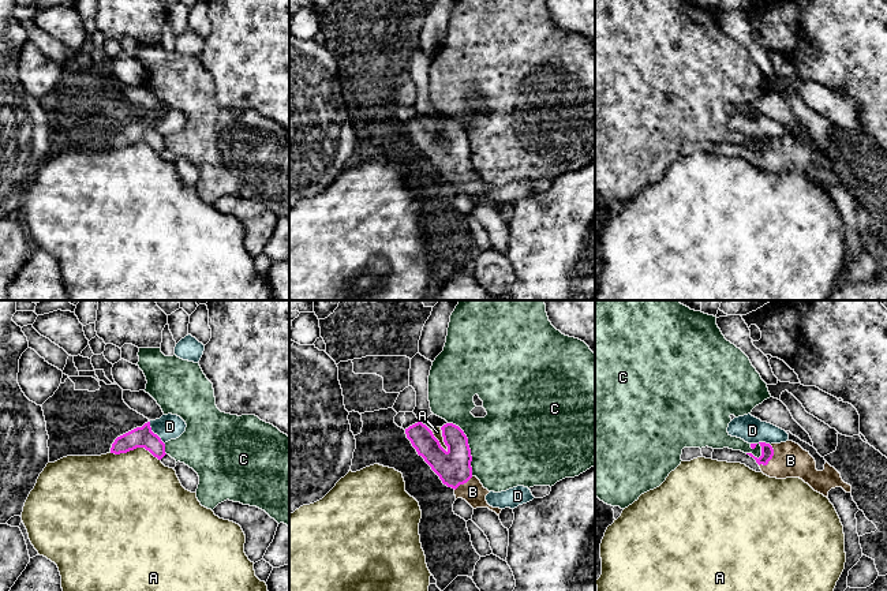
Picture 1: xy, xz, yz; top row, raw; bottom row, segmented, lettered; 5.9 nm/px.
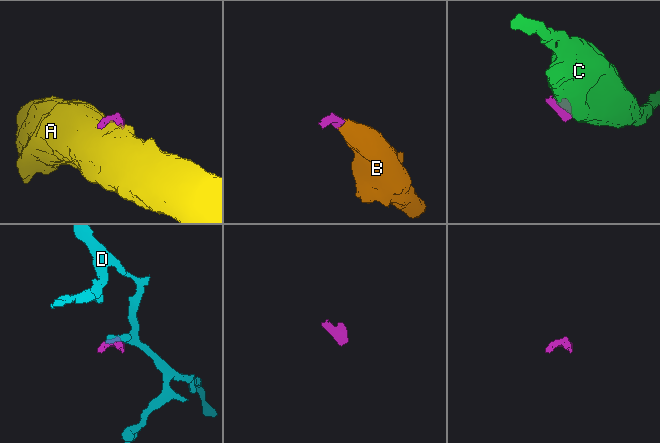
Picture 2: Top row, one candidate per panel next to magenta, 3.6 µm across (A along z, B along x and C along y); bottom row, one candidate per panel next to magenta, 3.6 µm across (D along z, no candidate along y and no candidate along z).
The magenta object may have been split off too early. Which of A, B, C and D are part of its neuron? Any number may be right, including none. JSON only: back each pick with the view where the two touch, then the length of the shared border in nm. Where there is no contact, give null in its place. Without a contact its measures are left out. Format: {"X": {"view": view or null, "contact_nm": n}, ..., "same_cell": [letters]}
{"B": {"view": "yz", "contact_nm": 150}, "same_cell": ["B"]}

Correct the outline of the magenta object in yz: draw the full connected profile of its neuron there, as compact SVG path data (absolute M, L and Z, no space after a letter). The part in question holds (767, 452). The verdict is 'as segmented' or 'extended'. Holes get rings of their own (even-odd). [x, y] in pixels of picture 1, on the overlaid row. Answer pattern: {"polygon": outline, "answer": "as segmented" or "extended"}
{"polygon": "M793 441L771 445L759 444L761 446L759 459L752 453L746 455L756 460L764 475L776 479L800 478L827 498L828 491L835 487L842 487L846 493L852 493L852 486L845 483L841 474L827 461L824 470L817 471L815 459L798 444Z", "answer": "extended"}

